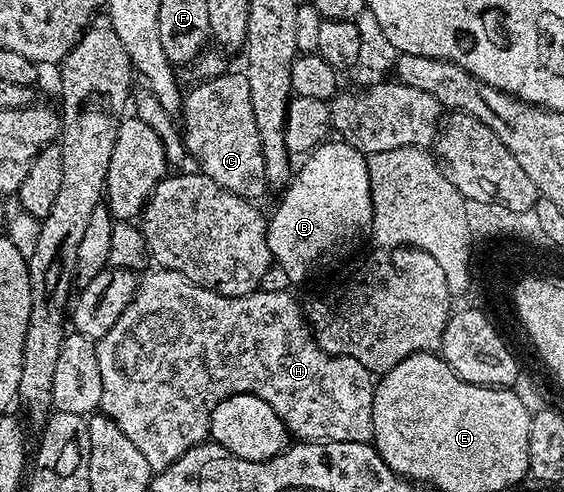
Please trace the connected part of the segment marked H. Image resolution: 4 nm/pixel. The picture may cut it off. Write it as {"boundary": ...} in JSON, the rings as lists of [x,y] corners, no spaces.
{"boundary":[[[168,268],[155,270],[148,277],[139,281],[135,296],[122,310],[116,324],[100,340],[96,341],[96,353],[98,354],[98,371],[102,374],[102,398],[99,411],[110,417],[116,423],[118,430],[138,446],[142,458],[153,470],[169,468],[186,450],[205,443],[209,439],[208,424],[212,421],[212,411],[231,396],[238,394],[250,394],[262,398],[282,418],[282,422],[288,428],[293,437],[305,440],[355,440],[372,431],[372,397],[374,395],[374,376],[358,362],[349,356],[333,356],[324,351],[318,343],[307,319],[305,309],[300,309],[300,304],[288,292],[264,292],[257,290],[249,296],[223,296],[217,292],[206,290],[190,278],[186,278],[177,272],[171,272]]]}

